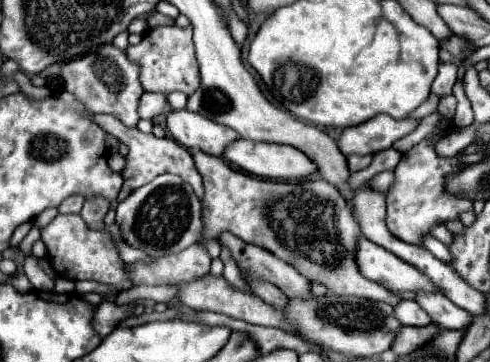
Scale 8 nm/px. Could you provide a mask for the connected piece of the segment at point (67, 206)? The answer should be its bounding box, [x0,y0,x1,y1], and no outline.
[59,193,85,213]

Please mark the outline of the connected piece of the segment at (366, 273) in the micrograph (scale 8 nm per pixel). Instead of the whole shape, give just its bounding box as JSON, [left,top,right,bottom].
[355,237,439,291]

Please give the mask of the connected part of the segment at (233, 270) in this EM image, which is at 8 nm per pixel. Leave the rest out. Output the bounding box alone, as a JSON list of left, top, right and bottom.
[221,247,251,293]

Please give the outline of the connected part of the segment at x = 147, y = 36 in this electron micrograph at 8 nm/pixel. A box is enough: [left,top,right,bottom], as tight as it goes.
[127,27,199,95]

